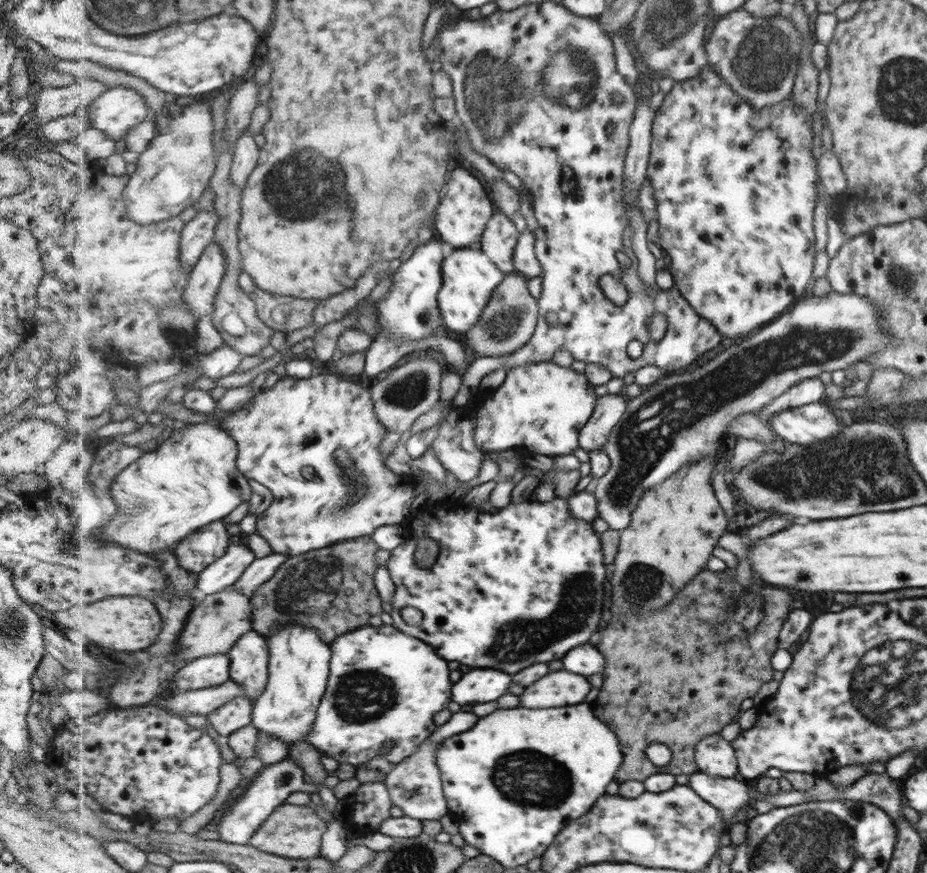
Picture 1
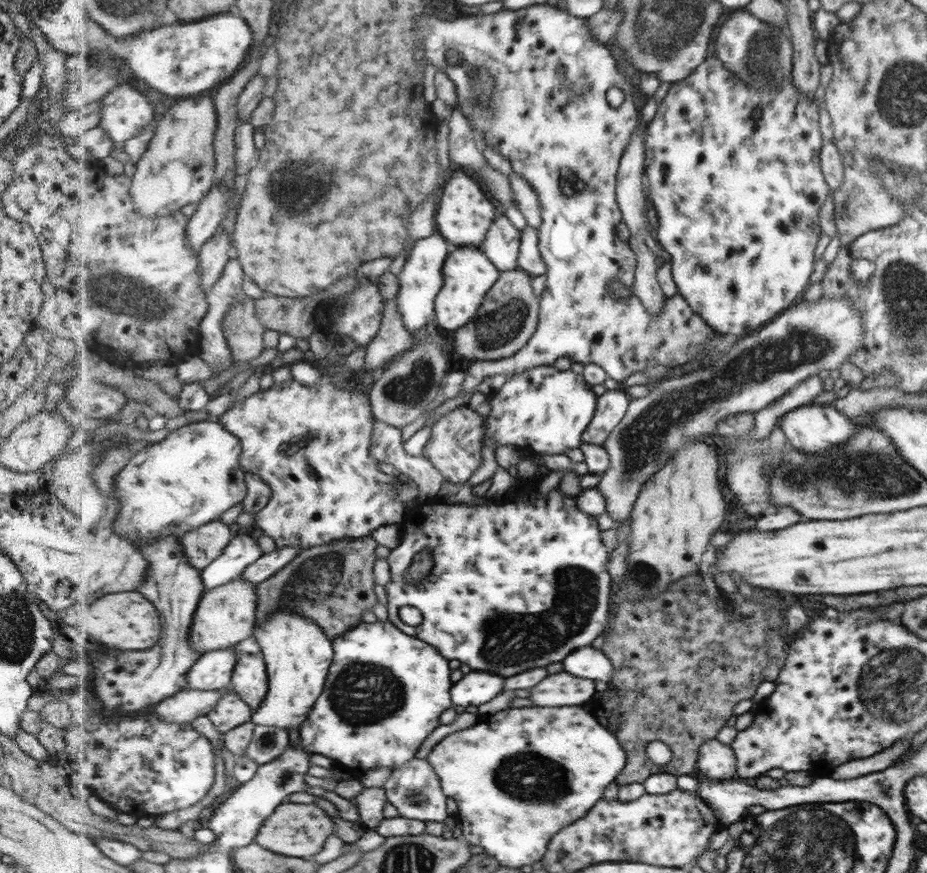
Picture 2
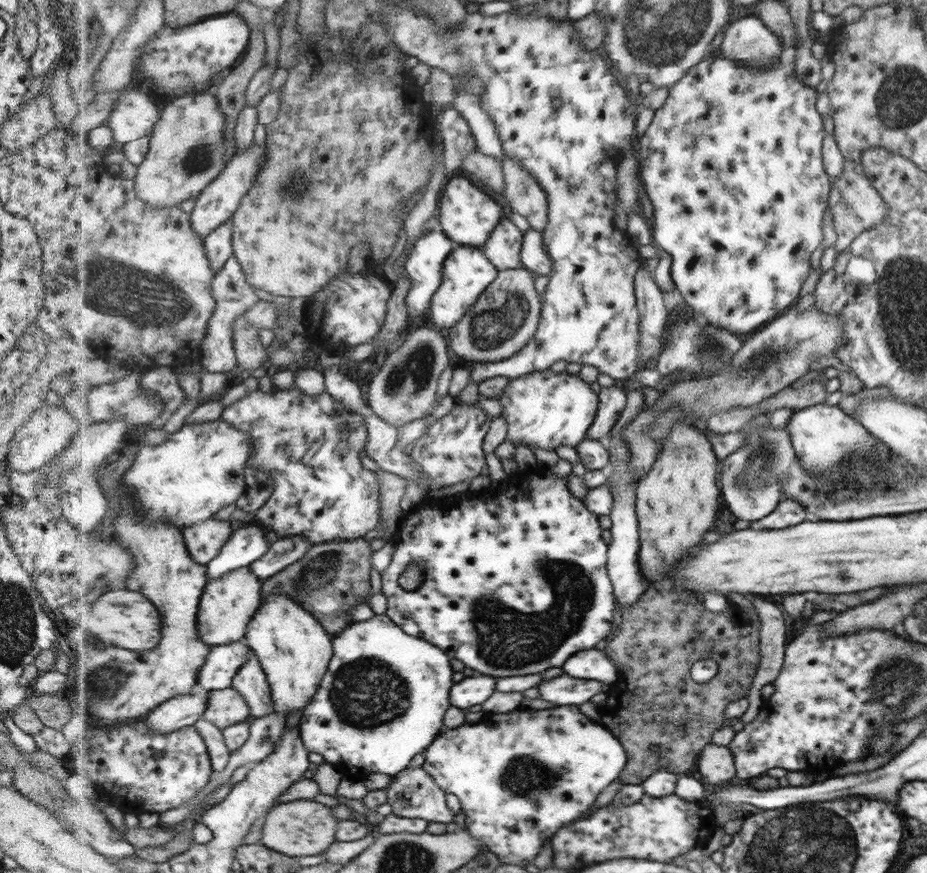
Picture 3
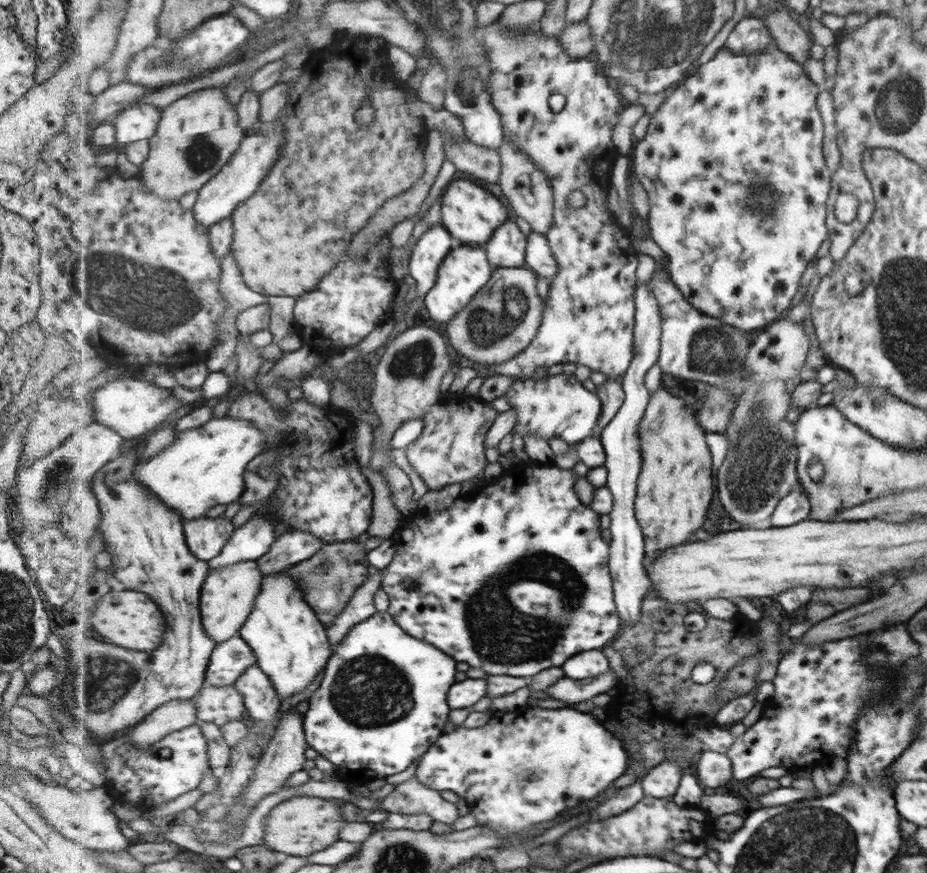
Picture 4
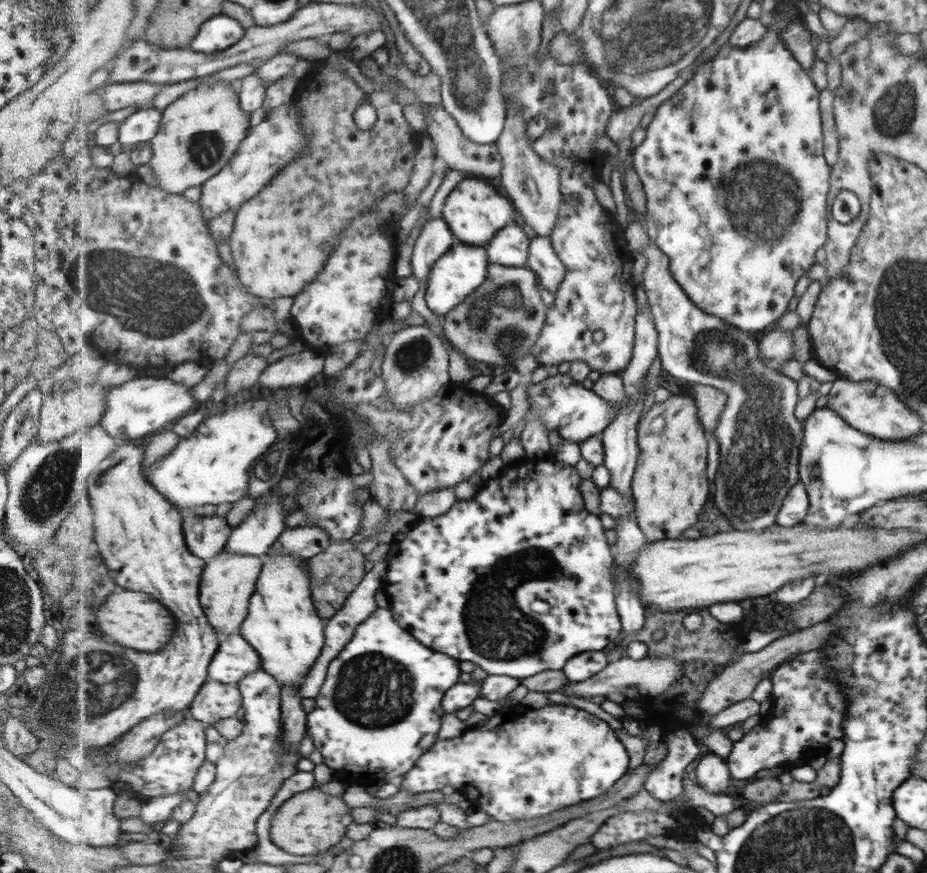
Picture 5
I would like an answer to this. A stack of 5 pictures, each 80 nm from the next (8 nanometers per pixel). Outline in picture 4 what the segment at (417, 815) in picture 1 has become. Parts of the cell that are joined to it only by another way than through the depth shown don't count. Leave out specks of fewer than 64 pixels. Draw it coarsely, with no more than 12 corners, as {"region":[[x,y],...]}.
{"region":[[415,775],[395,786],[383,806],[450,825],[458,804]]}

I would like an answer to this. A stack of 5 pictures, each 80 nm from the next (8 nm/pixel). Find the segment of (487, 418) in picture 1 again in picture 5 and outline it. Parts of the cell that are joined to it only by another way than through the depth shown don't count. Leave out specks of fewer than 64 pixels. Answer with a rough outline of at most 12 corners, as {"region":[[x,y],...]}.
{"region":[[573,372],[532,384],[525,424],[562,439],[602,435],[621,411]]}

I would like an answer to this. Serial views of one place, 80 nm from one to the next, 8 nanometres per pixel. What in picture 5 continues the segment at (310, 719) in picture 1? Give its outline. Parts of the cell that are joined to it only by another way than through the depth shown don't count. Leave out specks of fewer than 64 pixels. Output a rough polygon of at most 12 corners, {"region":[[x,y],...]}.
{"region":[[263,556],[239,634],[282,684],[303,684],[326,643],[312,572]]}

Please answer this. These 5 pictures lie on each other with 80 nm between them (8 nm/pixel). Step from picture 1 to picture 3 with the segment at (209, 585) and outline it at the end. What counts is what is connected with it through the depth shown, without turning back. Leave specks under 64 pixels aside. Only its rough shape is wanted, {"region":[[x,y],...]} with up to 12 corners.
{"region":[[248,521],[206,564],[209,581],[249,567],[270,550],[265,526]]}

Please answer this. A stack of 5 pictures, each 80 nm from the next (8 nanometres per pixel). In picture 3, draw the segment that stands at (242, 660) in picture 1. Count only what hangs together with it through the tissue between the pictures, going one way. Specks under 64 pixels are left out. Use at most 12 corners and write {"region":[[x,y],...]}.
{"region":[[252,648],[232,687],[252,719],[274,708],[272,686]]}

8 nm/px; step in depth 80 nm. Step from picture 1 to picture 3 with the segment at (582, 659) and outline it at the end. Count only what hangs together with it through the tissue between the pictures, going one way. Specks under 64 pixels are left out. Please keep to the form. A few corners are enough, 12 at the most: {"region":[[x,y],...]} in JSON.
{"region":[[603,650],[577,652],[563,670],[573,678],[620,683],[620,673]]}

